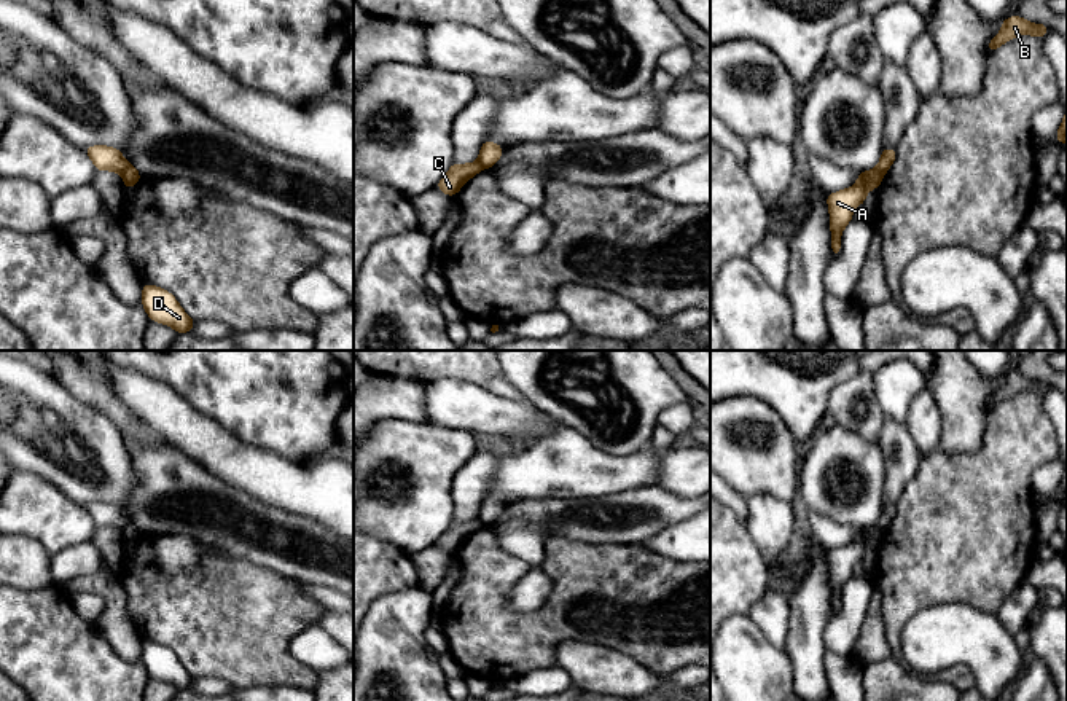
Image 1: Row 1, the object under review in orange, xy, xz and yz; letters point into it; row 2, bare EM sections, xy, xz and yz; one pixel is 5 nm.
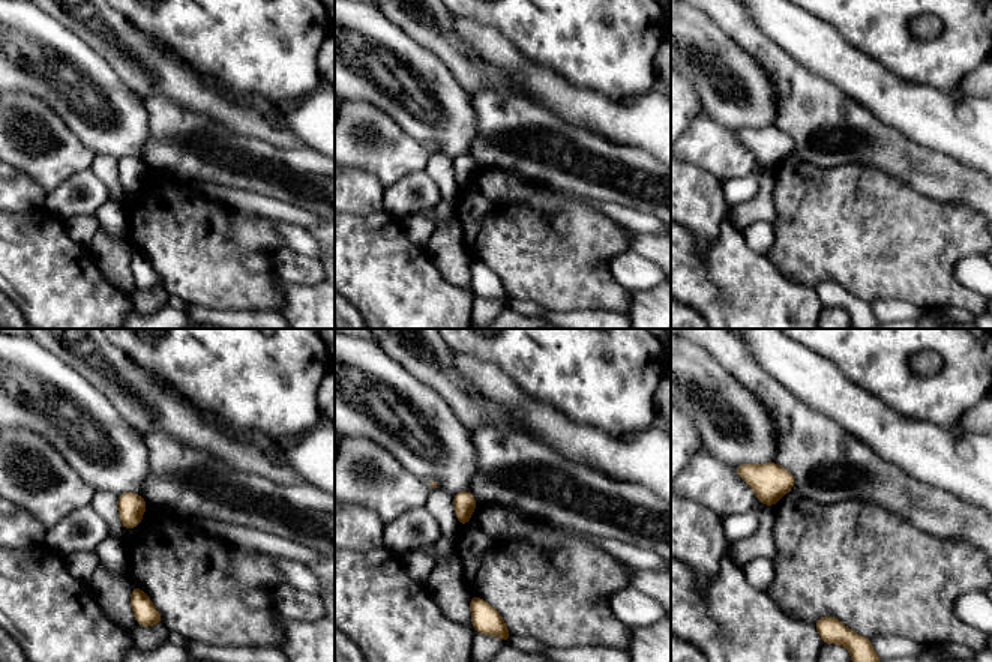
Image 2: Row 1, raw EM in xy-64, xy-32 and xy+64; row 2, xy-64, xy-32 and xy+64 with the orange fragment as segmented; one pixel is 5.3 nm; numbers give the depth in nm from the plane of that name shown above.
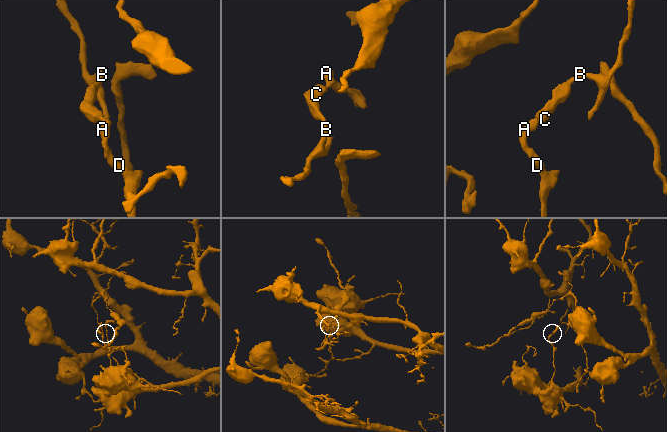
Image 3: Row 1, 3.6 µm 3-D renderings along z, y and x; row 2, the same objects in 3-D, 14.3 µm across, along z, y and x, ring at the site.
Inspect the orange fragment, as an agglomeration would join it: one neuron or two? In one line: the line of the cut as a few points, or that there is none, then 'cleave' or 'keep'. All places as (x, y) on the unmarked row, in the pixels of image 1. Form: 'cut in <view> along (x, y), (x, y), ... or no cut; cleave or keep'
cut in xy along (129, 521), (121, 531); cleave

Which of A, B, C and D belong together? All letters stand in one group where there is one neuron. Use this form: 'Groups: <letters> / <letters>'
Groups: A D / B C

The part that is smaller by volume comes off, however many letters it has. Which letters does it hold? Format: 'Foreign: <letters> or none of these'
Foreign: B, C

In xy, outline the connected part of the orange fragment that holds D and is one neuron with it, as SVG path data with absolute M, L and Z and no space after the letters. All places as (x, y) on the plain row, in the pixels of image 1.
M151 640L142 644L142 663L150 677L169 682L177 690L191 690L196 679L182 666L172 650Z

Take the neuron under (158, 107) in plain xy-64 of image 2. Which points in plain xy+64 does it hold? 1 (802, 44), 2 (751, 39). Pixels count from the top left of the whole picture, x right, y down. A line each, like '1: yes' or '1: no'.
1: no
2: yes

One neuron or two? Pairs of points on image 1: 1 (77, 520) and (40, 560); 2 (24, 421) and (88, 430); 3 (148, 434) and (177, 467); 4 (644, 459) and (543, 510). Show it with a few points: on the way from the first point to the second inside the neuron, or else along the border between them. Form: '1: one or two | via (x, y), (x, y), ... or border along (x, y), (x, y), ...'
1: two | border along (16, 534), (32, 537), (50, 556)
2: one | via (40, 427), (72, 427)
3: two | border along (123, 432), (132, 434), (144, 443), (166, 445)
4: two | border along (604, 494), (594, 497), (529, 499)

